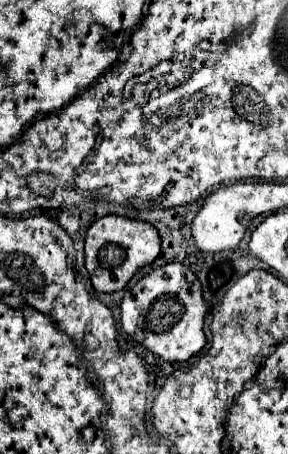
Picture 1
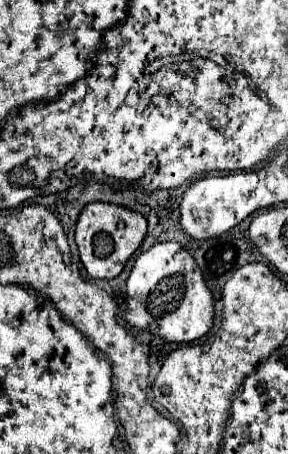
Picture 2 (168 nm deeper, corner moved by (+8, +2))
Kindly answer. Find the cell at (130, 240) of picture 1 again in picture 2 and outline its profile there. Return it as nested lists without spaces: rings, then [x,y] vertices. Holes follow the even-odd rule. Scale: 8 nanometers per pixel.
[[[92,202],[88,204],[76,224],[76,244],[80,250],[80,260],[94,280],[112,280],[116,278],[128,258],[140,248],[146,236],[146,218],[140,212],[128,210],[124,206],[116,204],[104,204],[104,202]]]

